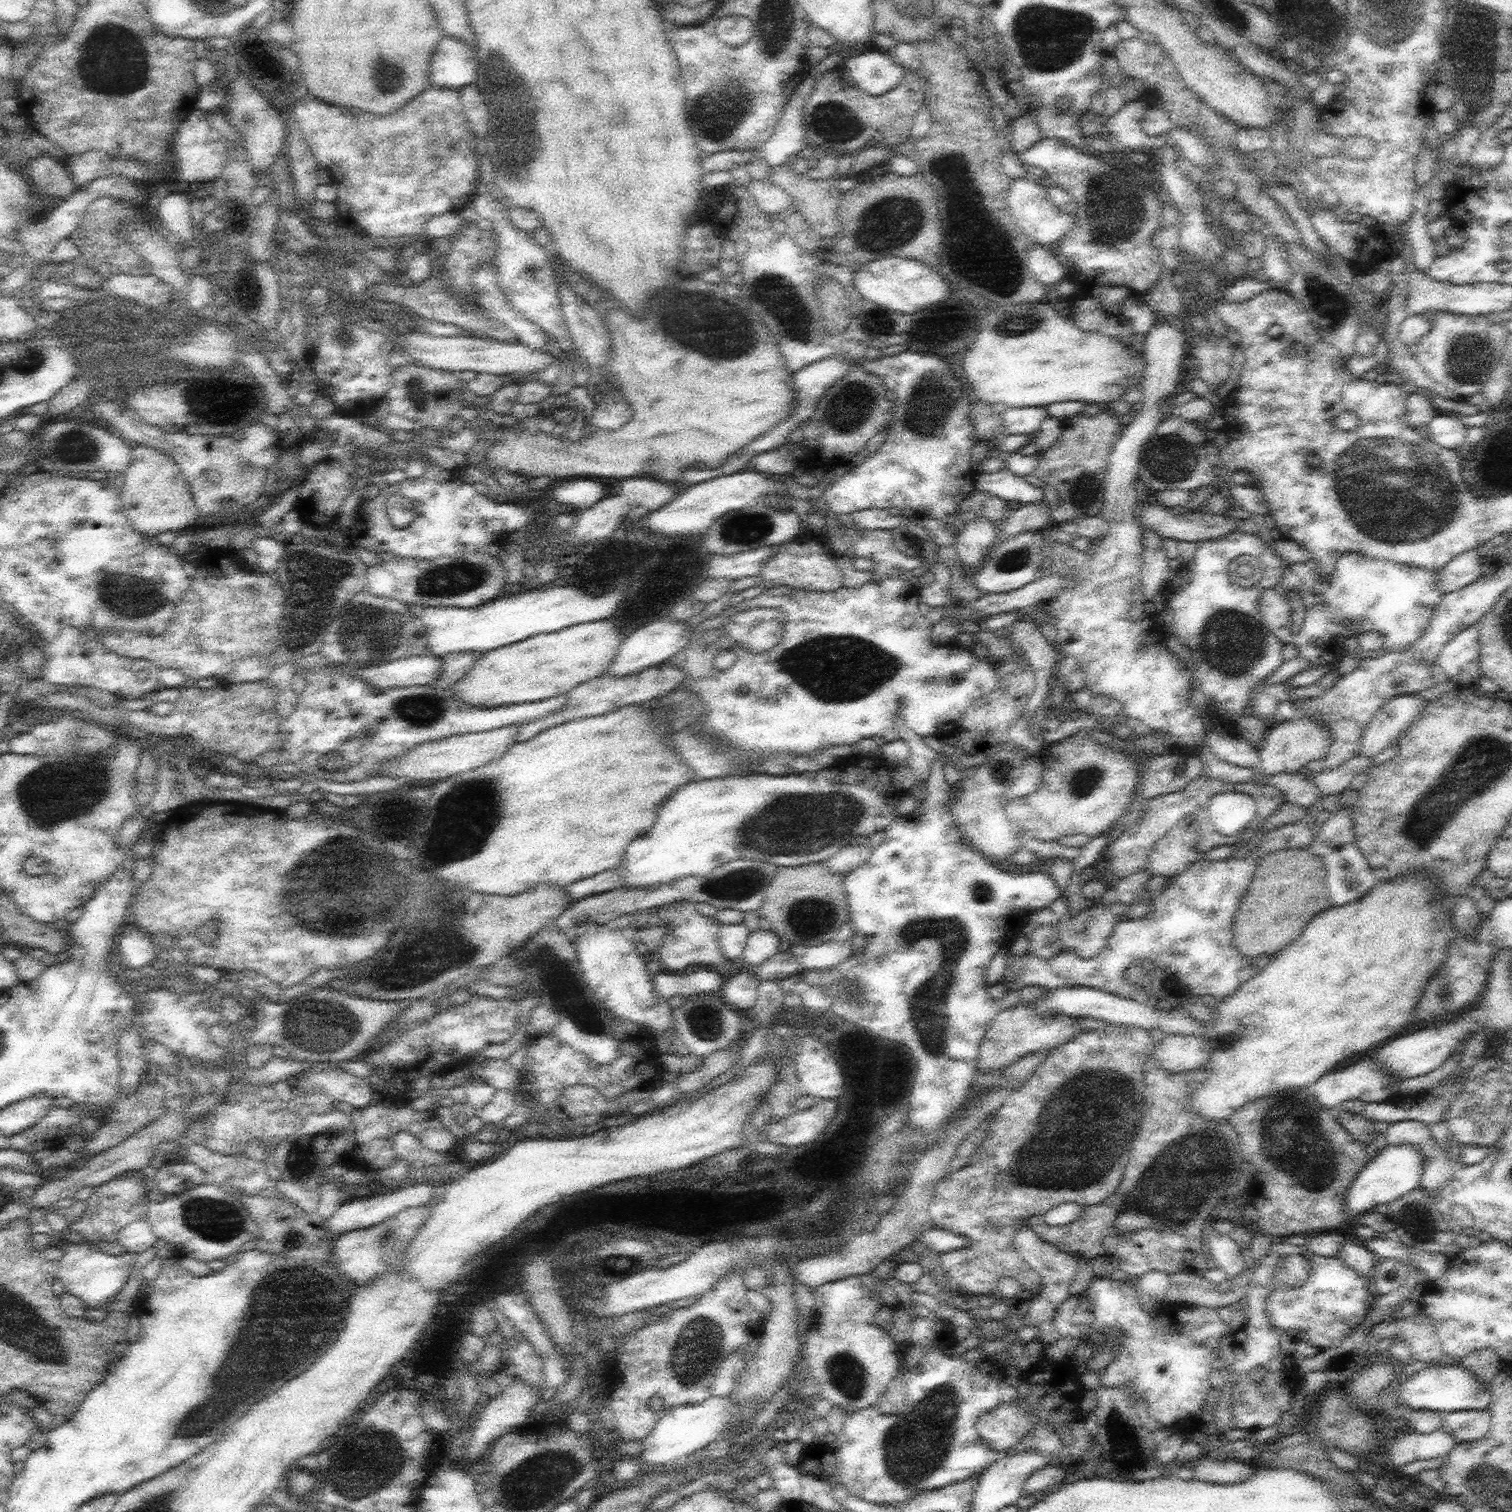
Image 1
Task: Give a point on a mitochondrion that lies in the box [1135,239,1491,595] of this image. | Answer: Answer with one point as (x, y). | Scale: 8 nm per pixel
(1395, 492)

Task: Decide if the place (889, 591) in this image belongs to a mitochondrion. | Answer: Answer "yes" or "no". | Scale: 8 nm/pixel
no

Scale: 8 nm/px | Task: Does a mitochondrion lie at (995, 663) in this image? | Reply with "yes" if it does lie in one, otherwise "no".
no

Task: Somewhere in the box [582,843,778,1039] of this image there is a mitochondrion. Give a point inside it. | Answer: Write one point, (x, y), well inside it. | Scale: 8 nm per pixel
(738, 885)

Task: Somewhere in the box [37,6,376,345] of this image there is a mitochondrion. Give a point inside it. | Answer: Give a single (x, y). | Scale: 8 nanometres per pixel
(115, 63)

